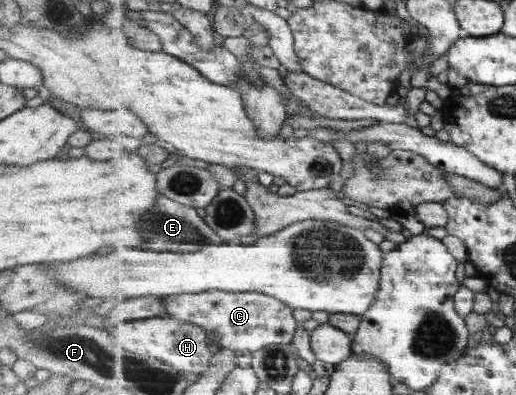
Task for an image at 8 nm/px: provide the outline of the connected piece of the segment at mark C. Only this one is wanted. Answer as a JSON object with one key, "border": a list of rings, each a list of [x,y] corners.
{"border":[[[214,289],[166,297],[163,305],[167,316],[201,326],[210,336],[217,334],[220,347],[242,353],[252,354],[269,344],[290,344],[300,324],[294,318],[293,308],[273,296],[258,292],[236,293]]]}

